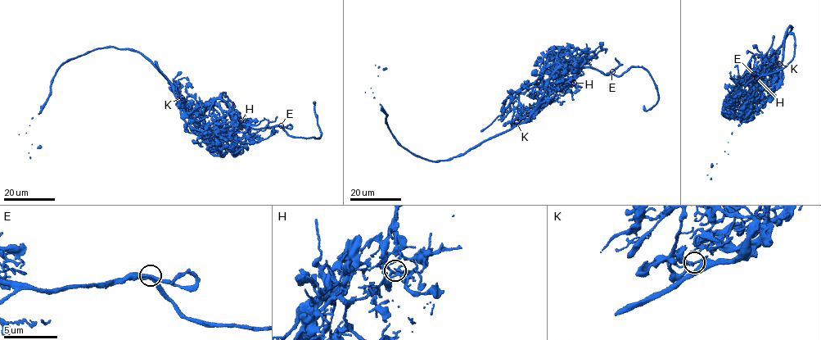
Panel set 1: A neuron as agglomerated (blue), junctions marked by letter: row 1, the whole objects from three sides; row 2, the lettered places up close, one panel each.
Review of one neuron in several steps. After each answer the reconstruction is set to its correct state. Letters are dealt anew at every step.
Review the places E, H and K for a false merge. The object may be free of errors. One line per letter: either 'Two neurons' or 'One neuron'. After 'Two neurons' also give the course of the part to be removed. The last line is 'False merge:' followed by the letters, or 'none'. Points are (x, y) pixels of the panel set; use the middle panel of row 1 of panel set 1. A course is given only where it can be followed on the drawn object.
E: One neuron
H: One neuron
K: Two neurons. Course of the part to remove: (516, 122), (462, 154), (434, 161), (416, 156), (398, 144), (374, 97), (371, 88), (383, 70), (379, 66)
False merge: K

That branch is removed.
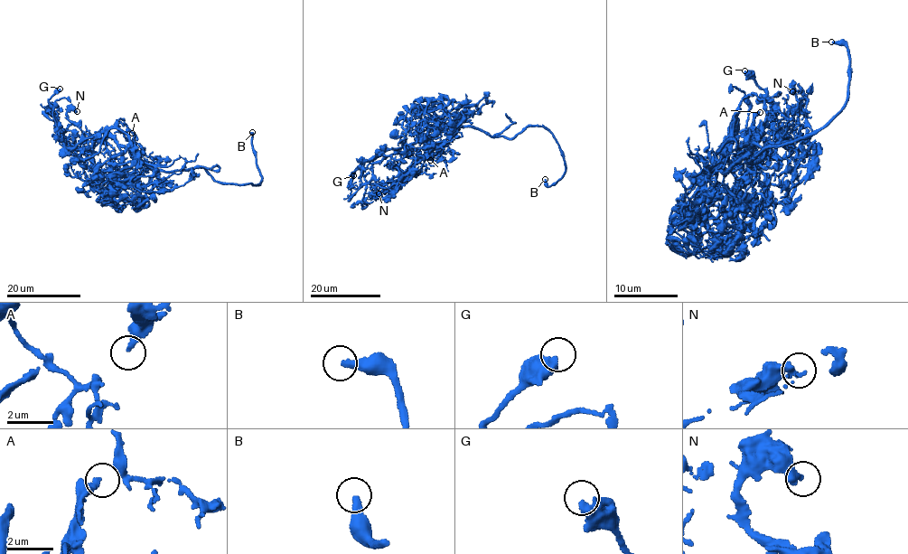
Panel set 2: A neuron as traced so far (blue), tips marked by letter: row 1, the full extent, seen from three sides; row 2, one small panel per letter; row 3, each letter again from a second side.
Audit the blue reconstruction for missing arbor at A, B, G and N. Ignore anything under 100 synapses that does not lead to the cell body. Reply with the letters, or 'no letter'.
B

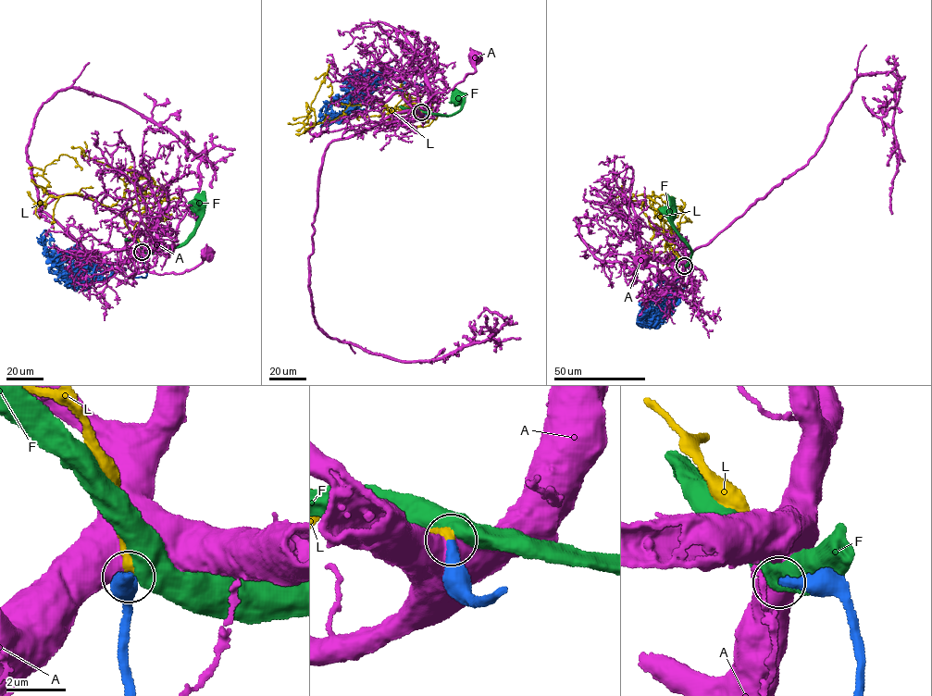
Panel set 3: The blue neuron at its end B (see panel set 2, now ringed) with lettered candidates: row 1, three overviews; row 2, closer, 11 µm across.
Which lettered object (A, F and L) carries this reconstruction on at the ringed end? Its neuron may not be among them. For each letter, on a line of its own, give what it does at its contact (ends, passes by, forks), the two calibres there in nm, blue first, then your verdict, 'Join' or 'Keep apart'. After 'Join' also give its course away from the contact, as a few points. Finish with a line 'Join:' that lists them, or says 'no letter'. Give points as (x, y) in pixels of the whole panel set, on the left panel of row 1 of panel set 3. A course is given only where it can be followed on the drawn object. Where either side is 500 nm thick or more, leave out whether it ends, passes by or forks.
A: Thickness 480 nm (blue) against 800 nm. Keep apart
F: Thickness 360 nm (blue) against 500 nm. Keep apart
L: It ends there. Thickness 380 nm (blue) against 280 nm. Join. Its course: (142, 251), (124, 217), (110, 208), (74, 193), (46, 192), (44, 167), (60, 155), (72, 156), (81, 169)
Join: L

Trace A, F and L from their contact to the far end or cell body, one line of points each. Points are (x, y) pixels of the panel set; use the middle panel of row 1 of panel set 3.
A: (421, 113), (415, 105), (425, 104), (438, 93), (448, 92), (475, 71), (473, 61), (478, 55), (475, 55)
F: (421, 112), (455, 114), (461, 106), (463, 99), (460, 102), (459, 100)
L: (421, 112), (342, 116), (311, 128), (312, 123), (304, 125), (329, 64)

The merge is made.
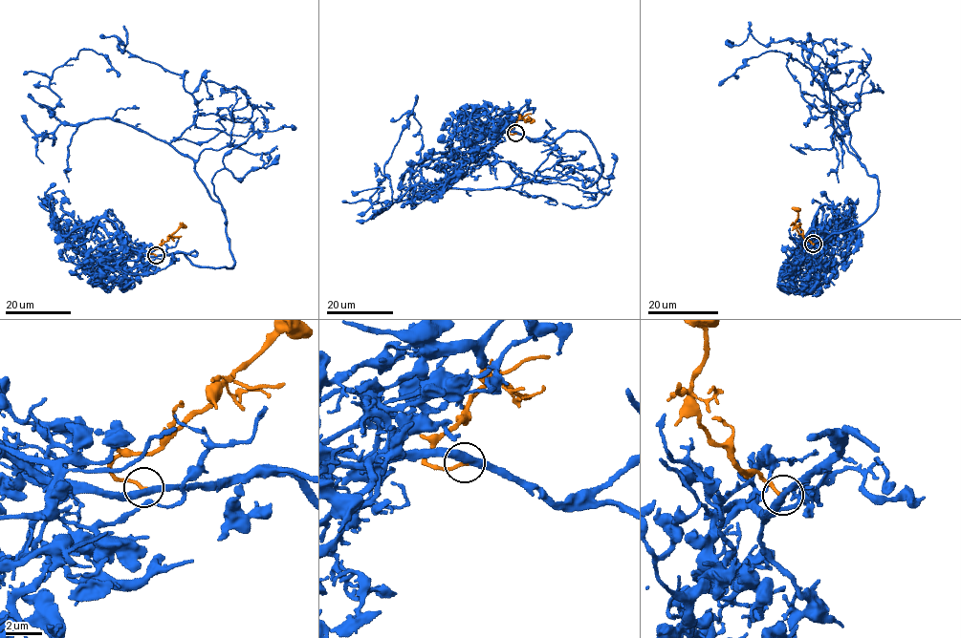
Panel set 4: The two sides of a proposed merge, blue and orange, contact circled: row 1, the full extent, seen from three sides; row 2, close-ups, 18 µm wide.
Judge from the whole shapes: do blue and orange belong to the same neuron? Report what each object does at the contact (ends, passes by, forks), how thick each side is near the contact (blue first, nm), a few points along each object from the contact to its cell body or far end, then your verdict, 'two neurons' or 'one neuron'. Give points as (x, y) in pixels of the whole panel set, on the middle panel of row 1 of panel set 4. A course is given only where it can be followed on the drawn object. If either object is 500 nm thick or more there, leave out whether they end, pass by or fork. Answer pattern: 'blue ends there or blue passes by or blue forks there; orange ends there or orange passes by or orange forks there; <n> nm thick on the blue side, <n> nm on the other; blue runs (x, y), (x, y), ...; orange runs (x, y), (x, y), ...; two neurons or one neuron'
blue passes by; orange ends there; 400 nm thick on the blue side, 190 nm on the other; blue runs (515, 133), (582, 132), (600, 175), (586, 188), (440, 187), (384, 210), (369, 199), (417, 95); orange runs (515, 133), (509, 132), (519, 118), (535, 120); one neuron

